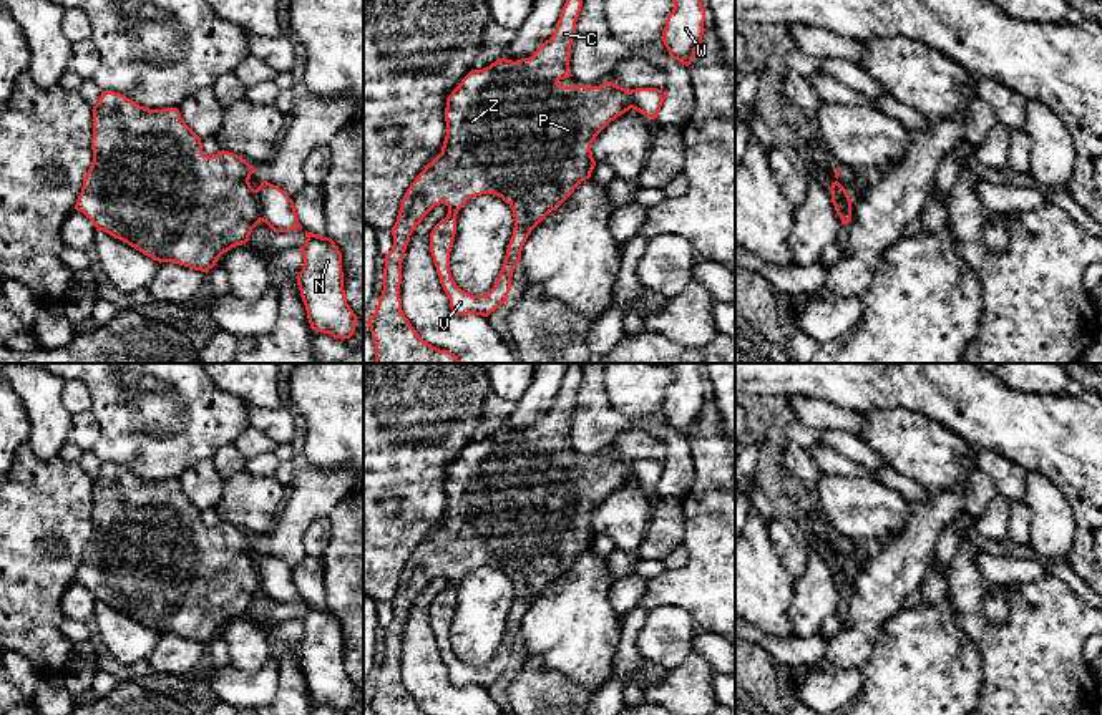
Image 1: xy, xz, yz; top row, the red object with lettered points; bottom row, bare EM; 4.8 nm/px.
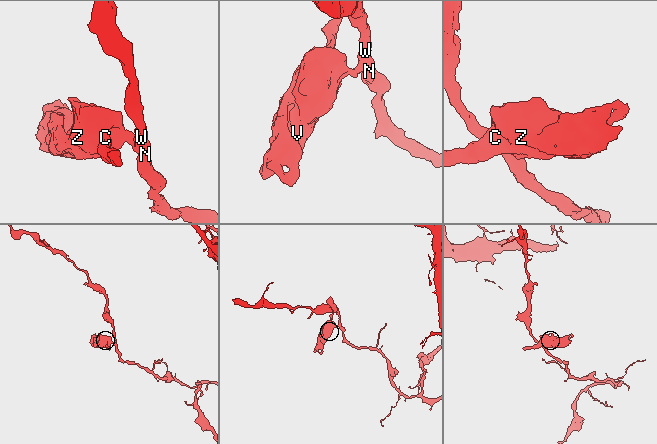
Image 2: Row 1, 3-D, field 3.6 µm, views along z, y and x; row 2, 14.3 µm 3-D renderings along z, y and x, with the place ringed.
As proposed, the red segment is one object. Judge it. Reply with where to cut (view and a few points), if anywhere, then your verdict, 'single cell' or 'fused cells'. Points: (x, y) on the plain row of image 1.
cut in xy along (254, 561), (261, 591); fused cells

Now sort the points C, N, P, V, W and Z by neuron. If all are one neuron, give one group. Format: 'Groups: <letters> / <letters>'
Groups: C P V Z / N W

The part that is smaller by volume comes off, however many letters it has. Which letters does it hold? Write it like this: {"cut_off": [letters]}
{"cut_off": ["C", "P", "V", "Z"]}

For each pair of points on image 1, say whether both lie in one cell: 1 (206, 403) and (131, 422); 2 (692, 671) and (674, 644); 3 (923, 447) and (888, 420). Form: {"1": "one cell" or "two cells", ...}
{"1": "one cell", "2": "two cells", "3": "one cell"}

